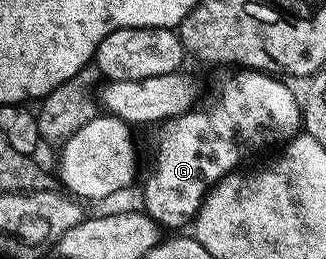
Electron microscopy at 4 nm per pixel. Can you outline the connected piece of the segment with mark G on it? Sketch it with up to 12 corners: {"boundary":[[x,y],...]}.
{"boundary":[[233,72],[156,127],[144,213],[177,232],[303,126],[288,81]]}

